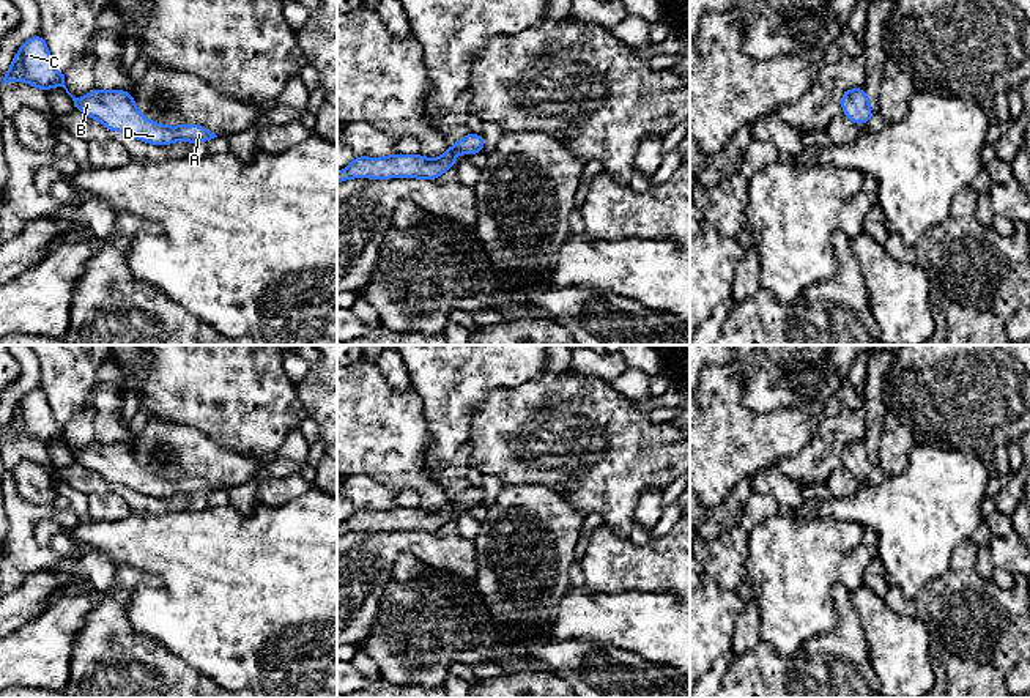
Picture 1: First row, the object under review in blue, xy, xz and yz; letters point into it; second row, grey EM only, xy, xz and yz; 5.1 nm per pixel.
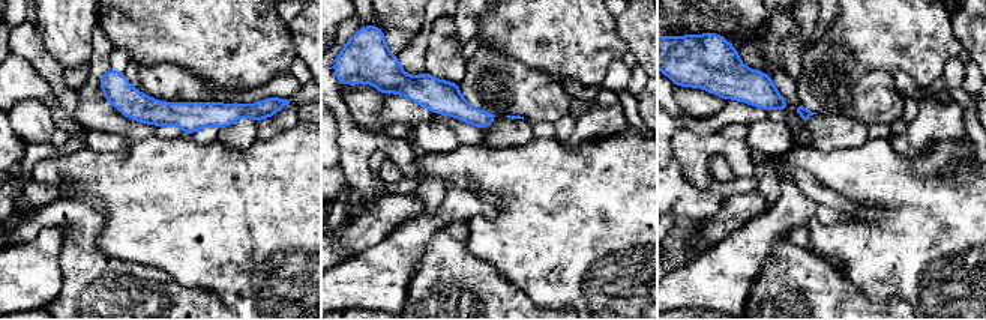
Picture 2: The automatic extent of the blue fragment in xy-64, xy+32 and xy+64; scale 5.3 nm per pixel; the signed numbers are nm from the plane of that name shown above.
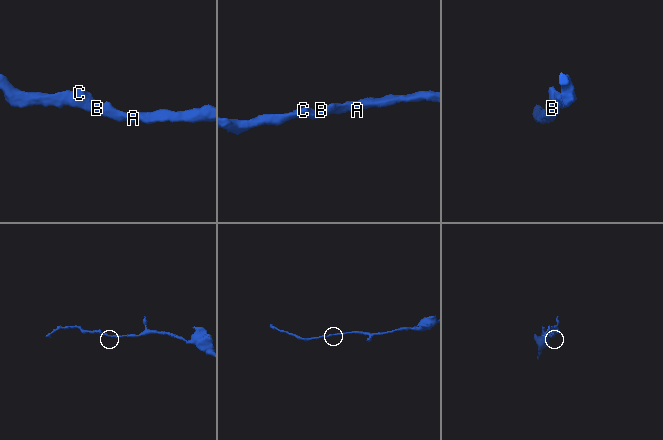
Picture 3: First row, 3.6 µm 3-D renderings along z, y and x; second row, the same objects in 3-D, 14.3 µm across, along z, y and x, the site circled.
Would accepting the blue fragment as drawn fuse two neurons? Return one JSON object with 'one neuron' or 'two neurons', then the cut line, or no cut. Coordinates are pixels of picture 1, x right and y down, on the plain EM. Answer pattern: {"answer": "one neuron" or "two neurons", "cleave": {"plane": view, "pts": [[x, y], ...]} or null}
{"answer": "one neuron", "cleave": null}

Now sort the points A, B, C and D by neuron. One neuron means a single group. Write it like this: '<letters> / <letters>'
A B C D

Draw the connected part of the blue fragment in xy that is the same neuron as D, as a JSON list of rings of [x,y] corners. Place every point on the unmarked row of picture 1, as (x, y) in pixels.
[[[41,388],[31,389],[27,392],[17,403],[11,419],[8,421],[2,438],[9,436],[13,433],[24,433],[47,447],[50,440],[63,440],[66,446],[72,451],[76,463],[83,468],[96,471],[107,484],[121,484],[131,490],[146,495],[148,498],[170,498],[172,495],[203,495],[208,496],[211,492],[217,490],[214,485],[206,484],[202,477],[181,477],[181,479],[165,479],[161,476],[154,476],[142,470],[140,463],[135,460],[134,451],[131,444],[124,443],[98,443],[93,441],[88,447],[82,451],[74,451],[66,438],[65,427],[61,427],[52,414],[50,405],[47,402],[47,395]]]

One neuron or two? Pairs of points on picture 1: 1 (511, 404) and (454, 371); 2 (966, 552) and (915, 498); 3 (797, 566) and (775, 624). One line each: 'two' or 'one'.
1: two
2: two
3: one

